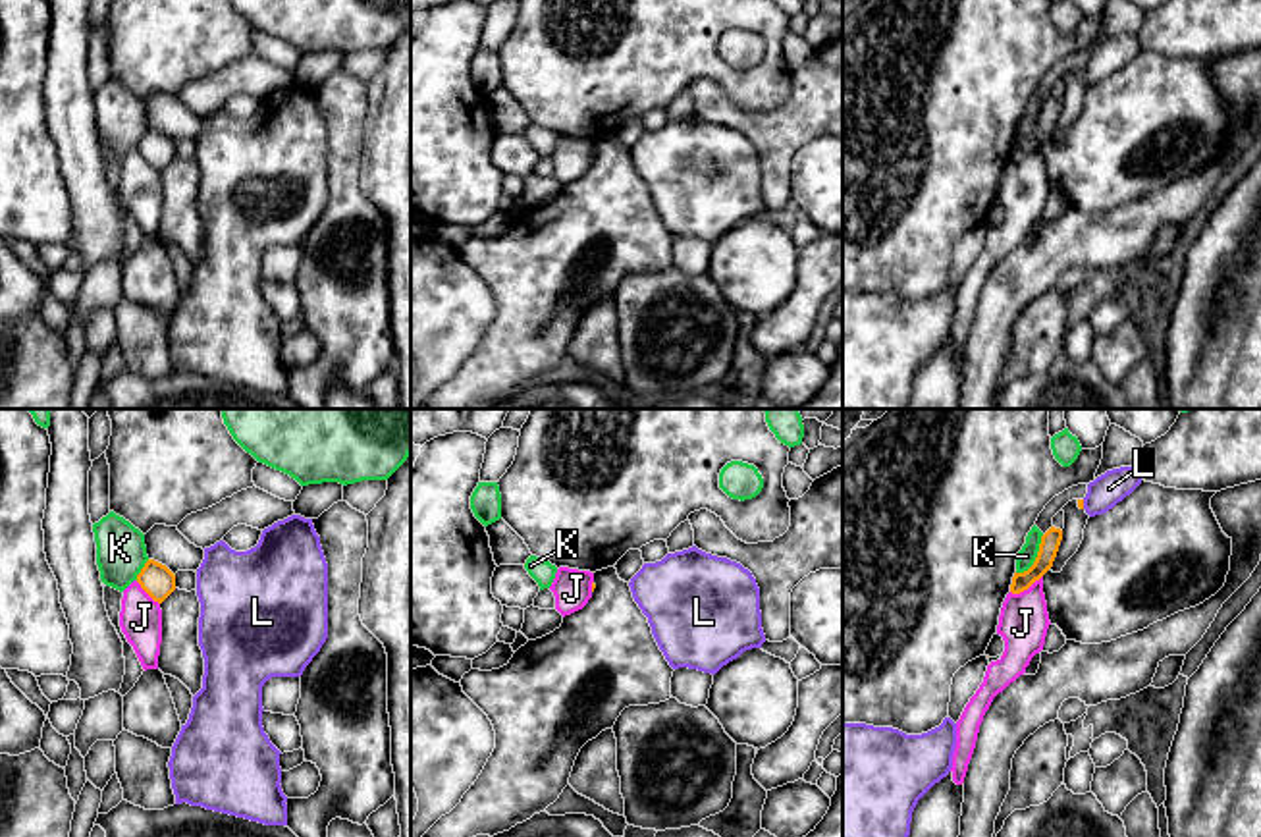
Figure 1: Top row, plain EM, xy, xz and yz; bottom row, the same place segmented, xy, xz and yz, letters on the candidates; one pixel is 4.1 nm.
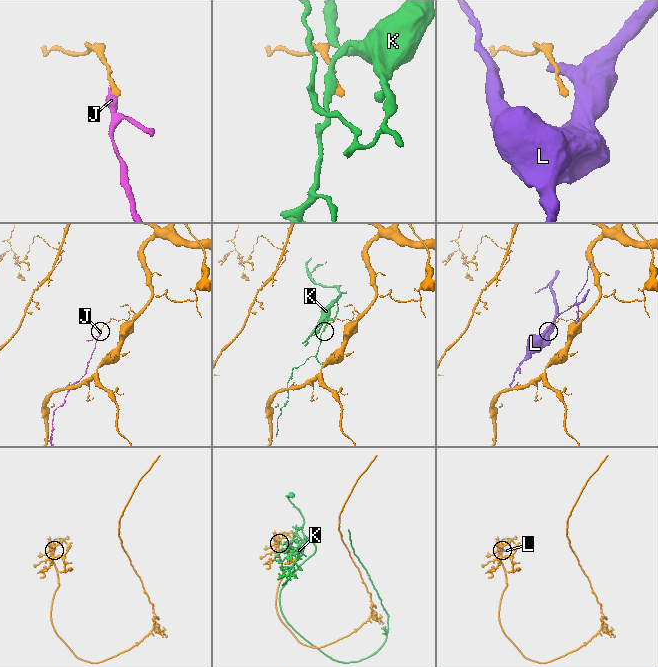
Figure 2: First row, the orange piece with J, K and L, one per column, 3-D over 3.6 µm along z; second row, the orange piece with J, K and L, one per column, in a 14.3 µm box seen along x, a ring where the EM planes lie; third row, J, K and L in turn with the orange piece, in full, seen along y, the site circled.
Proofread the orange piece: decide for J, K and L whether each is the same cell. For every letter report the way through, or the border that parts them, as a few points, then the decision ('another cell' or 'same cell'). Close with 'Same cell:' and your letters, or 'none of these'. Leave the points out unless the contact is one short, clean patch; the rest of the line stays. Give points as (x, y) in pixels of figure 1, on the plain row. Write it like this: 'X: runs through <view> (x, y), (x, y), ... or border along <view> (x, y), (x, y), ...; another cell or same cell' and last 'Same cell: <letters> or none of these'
J: border along yz (1042, 143), (1026, 157), (1011, 161); another cell
K: another cell
L: another cell
Same cell: none of these

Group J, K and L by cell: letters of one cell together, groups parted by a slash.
J / K / L

